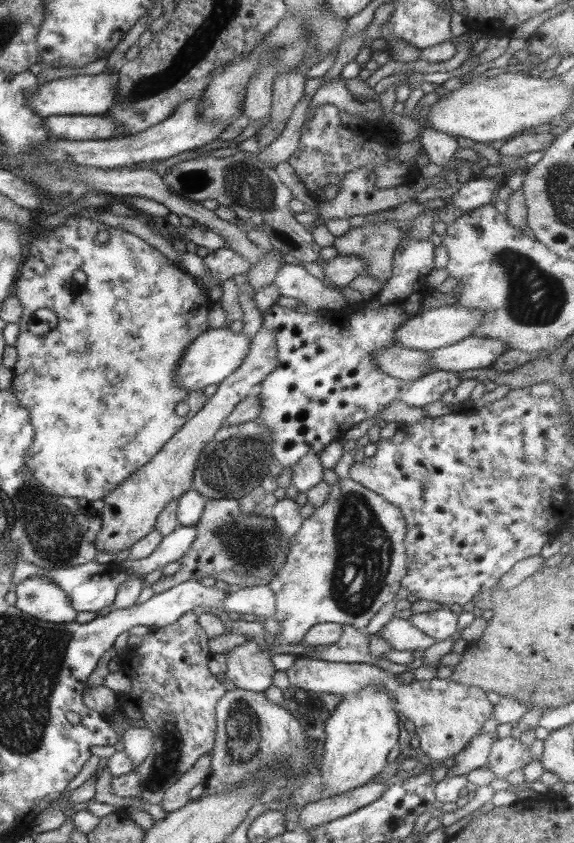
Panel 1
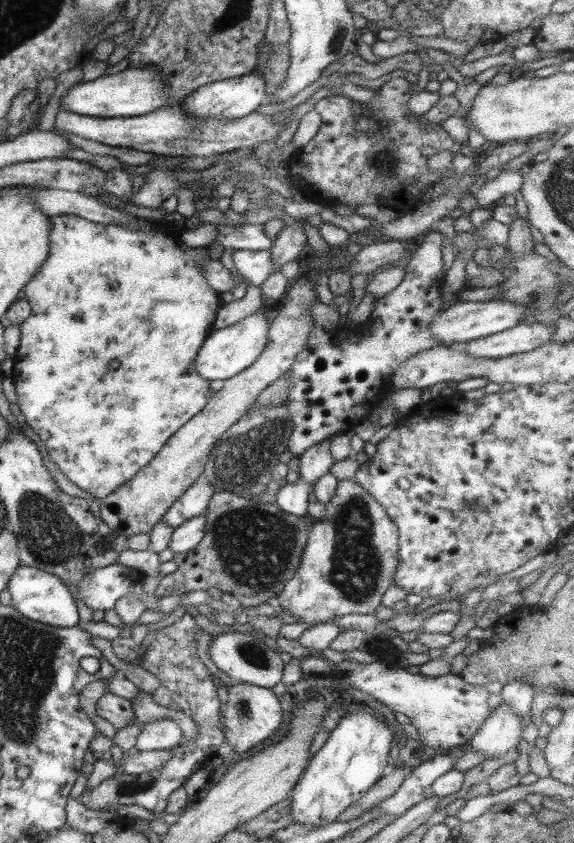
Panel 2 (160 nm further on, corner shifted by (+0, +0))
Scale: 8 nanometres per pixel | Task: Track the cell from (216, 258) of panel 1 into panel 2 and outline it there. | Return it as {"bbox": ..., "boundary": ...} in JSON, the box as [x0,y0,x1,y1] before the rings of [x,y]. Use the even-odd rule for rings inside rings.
{"bbox":[232,250,274,287],"boundary":[[[234,250],[232,259],[239,277],[245,278],[253,286],[259,287],[274,272],[274,264],[268,250]]]}

